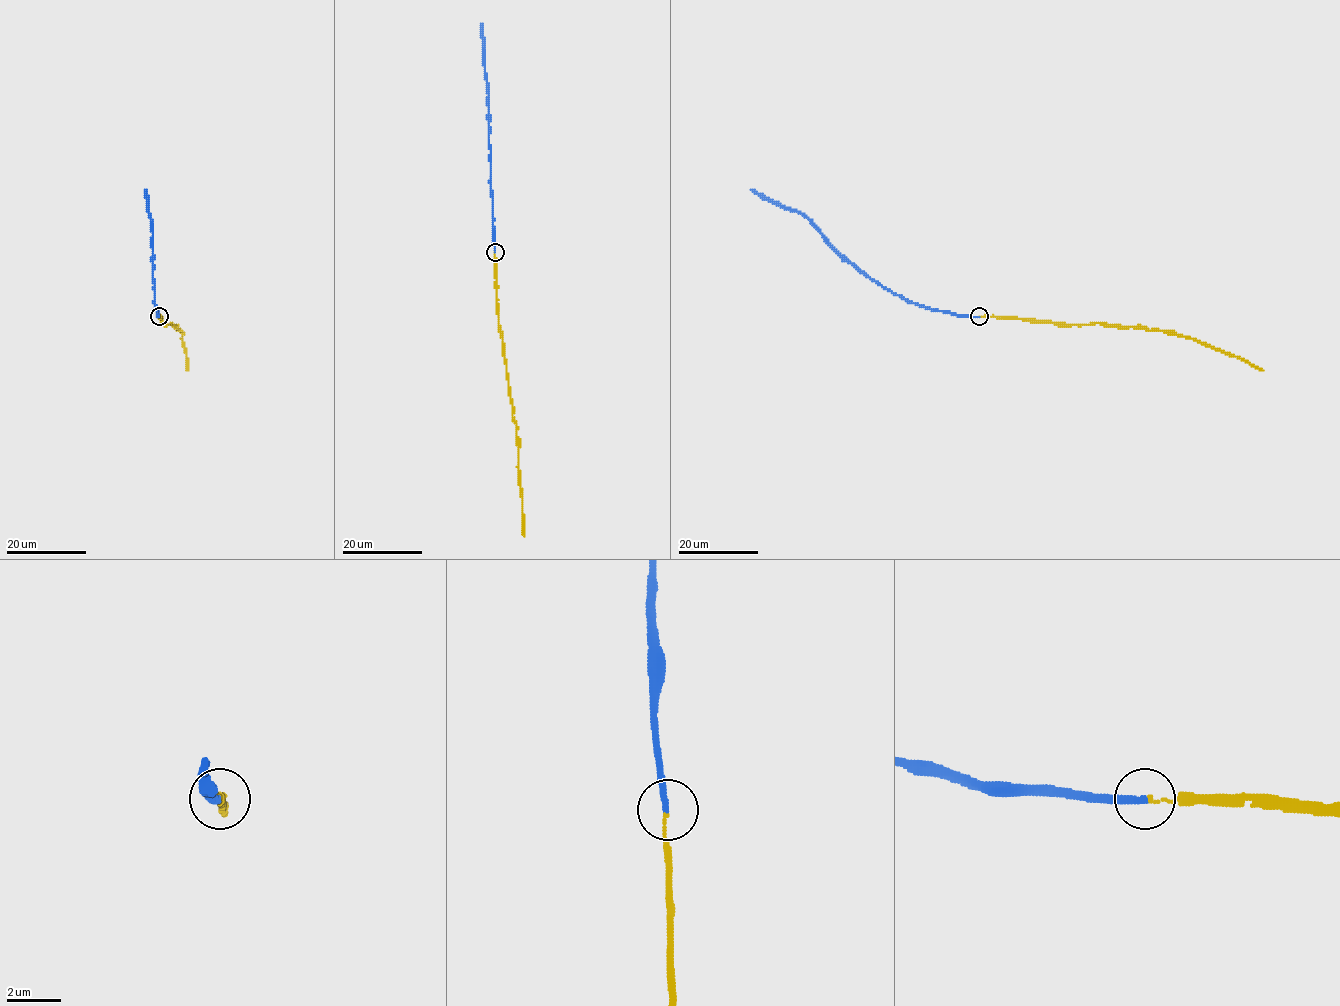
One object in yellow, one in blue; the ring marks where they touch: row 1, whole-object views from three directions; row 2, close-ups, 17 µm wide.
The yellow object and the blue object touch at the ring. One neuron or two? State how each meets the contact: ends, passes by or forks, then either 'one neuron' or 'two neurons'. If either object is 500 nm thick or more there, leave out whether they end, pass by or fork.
yellow ends; blue ends; one neuron

